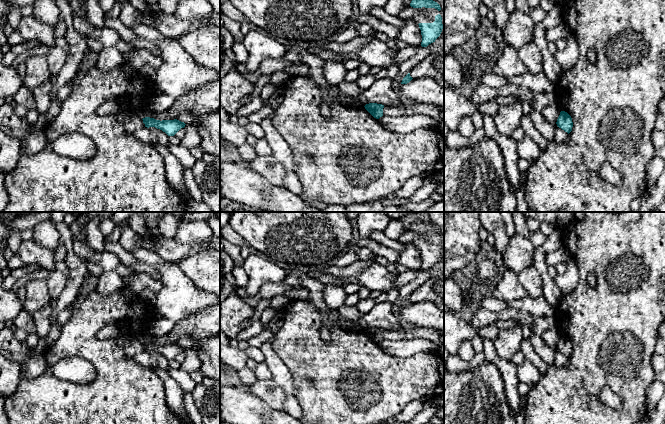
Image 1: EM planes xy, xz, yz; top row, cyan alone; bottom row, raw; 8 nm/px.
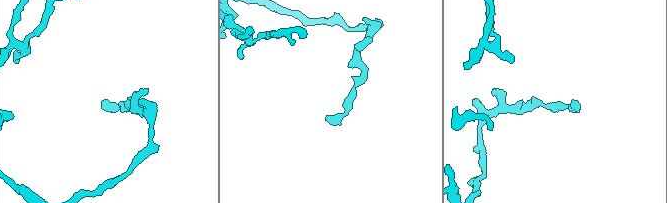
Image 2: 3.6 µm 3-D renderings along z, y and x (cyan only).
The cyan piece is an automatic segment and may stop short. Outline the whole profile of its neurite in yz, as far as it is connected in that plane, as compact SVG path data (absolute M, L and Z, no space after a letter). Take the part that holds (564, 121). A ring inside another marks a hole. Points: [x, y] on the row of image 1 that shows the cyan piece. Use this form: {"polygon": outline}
{"polygon": "M561 111L556 122L557 126L567 132L568 134L572 131L573 122L571 116L565 112Z"}

